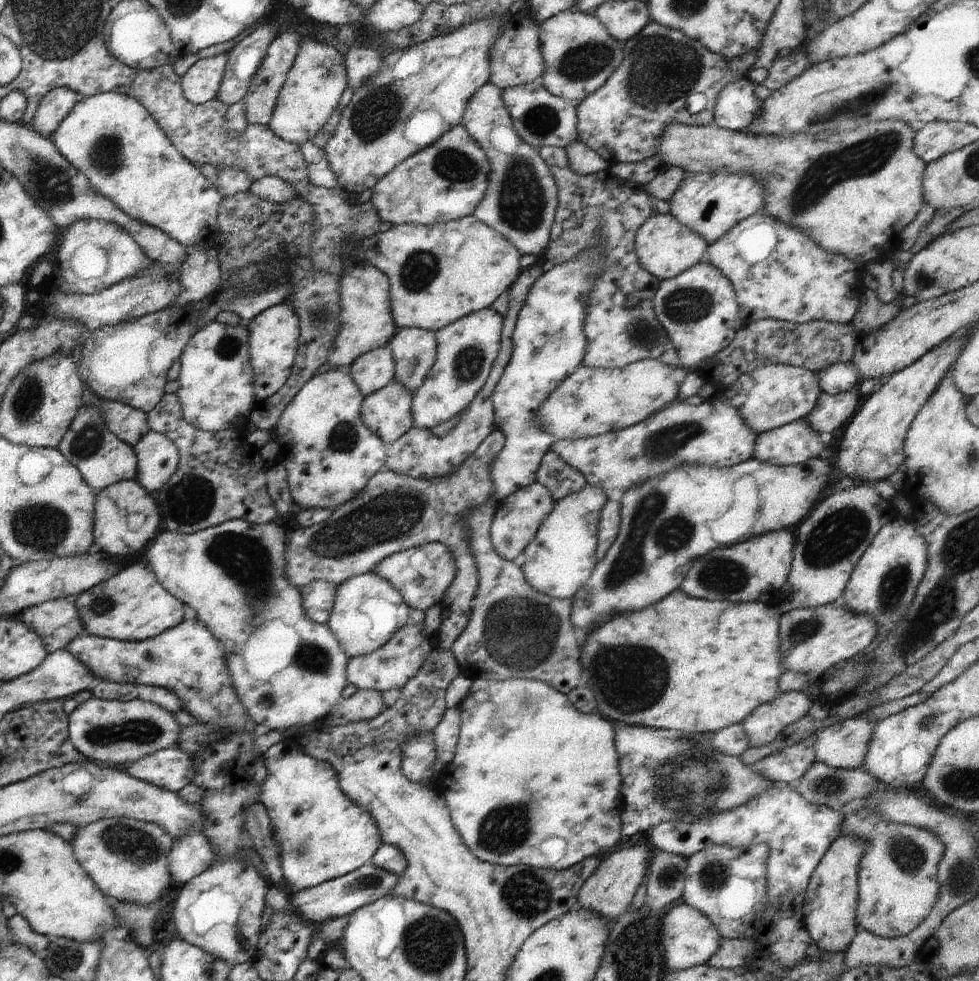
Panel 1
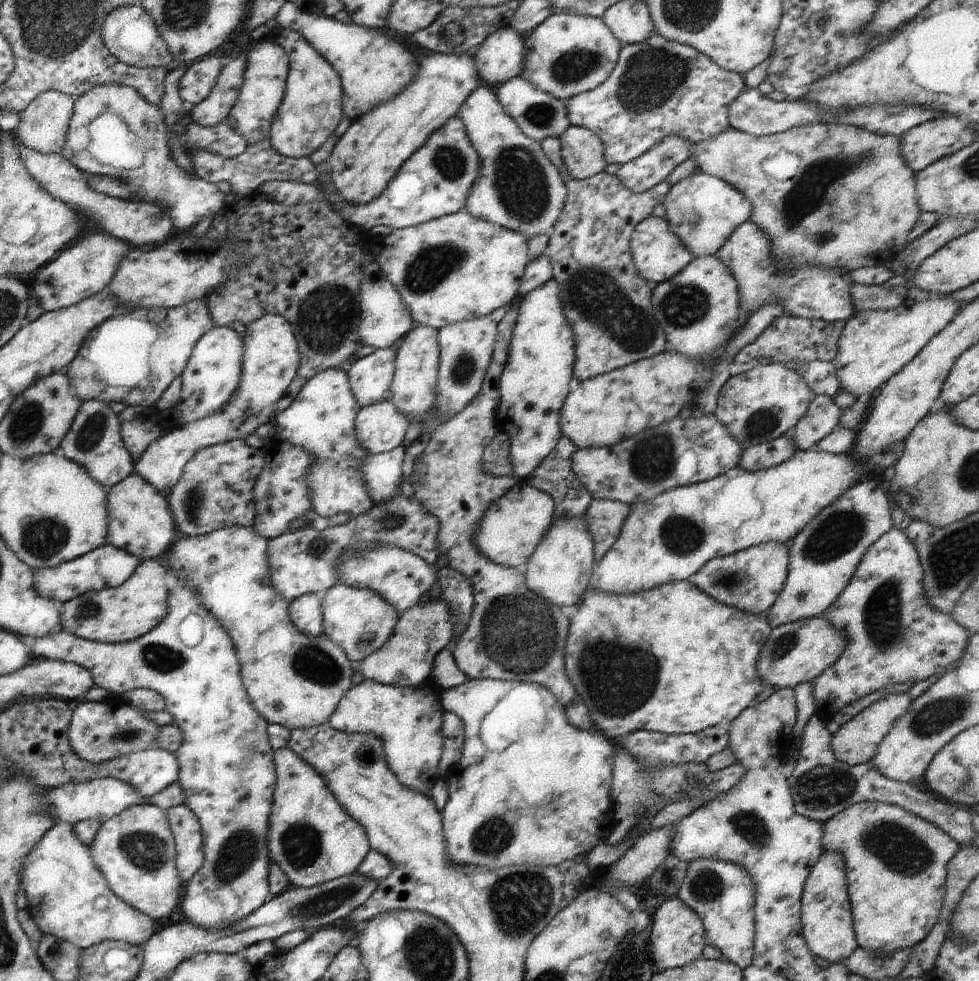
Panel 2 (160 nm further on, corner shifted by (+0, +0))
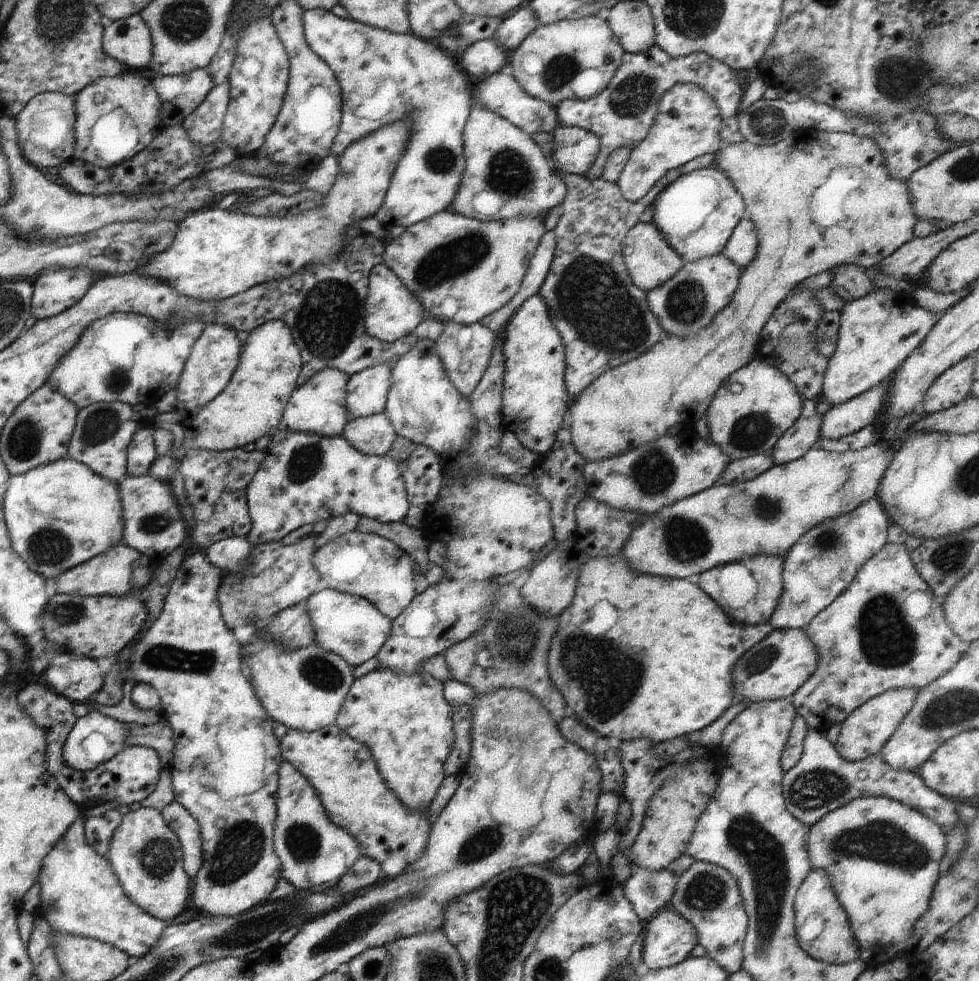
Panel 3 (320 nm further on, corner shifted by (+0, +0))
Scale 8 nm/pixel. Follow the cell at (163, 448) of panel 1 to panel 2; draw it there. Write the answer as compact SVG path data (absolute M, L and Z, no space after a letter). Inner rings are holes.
M280 315L263 316L261 319L255 320L252 324L249 324L246 327L245 332L246 335L242 338L244 348L242 355L242 372L240 384L238 388L232 393L232 396L229 398L229 401L224 406L222 406L221 409L218 409L216 412L213 412L212 414L209 414L208 416L205 416L200 420L182 424L178 428L172 430L172 432L164 435L163 437L160 436L144 451L144 454L142 454L140 460L138 462L135 462L135 472L140 474L140 476L142 476L142 478L144 478L146 482L149 482L152 486L155 486L156 490L162 492L162 490L166 490L166 488L173 487L178 482L178 480L180 480L180 477L182 476L182 471L184 470L184 465L188 461L192 460L193 456L200 449L211 447L228 441L233 441L234 439L246 439L248 438L248 436L250 436L250 434L254 434L254 432L258 430L258 426L262 426L262 424L268 424L269 422L274 422L274 416L276 416L275 413L277 412L278 401L280 400L280 398L282 398L282 396L284 396L284 392L286 392L286 389L288 388L288 386L290 386L290 383L294 380L298 367L300 366L300 353L298 352L297 340L296 338L294 338L294 334L292 334L292 329L289 322L283 316Z

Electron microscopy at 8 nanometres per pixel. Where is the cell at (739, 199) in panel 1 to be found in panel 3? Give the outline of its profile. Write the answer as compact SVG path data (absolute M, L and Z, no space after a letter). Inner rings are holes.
M716 166L678 177L658 194L650 207L655 211L650 223L686 263L722 253L732 231L746 215L743 196Z

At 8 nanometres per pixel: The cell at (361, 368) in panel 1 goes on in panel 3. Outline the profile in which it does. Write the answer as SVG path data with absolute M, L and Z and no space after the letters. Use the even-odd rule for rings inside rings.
M376 365L352 375L346 391L347 420L383 413L390 387L388 365Z

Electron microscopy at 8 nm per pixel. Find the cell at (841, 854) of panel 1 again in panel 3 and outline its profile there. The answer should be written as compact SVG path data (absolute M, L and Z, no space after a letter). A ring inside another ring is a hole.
M812 869L798 887L795 901L795 925L798 944L809 957L828 964L843 965L863 955L854 936L848 915L832 892L825 871Z

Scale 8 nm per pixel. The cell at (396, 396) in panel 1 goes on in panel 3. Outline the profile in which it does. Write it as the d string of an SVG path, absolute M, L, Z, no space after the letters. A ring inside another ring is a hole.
M384 413L348 421L341 435L363 455L386 455L397 437Z

